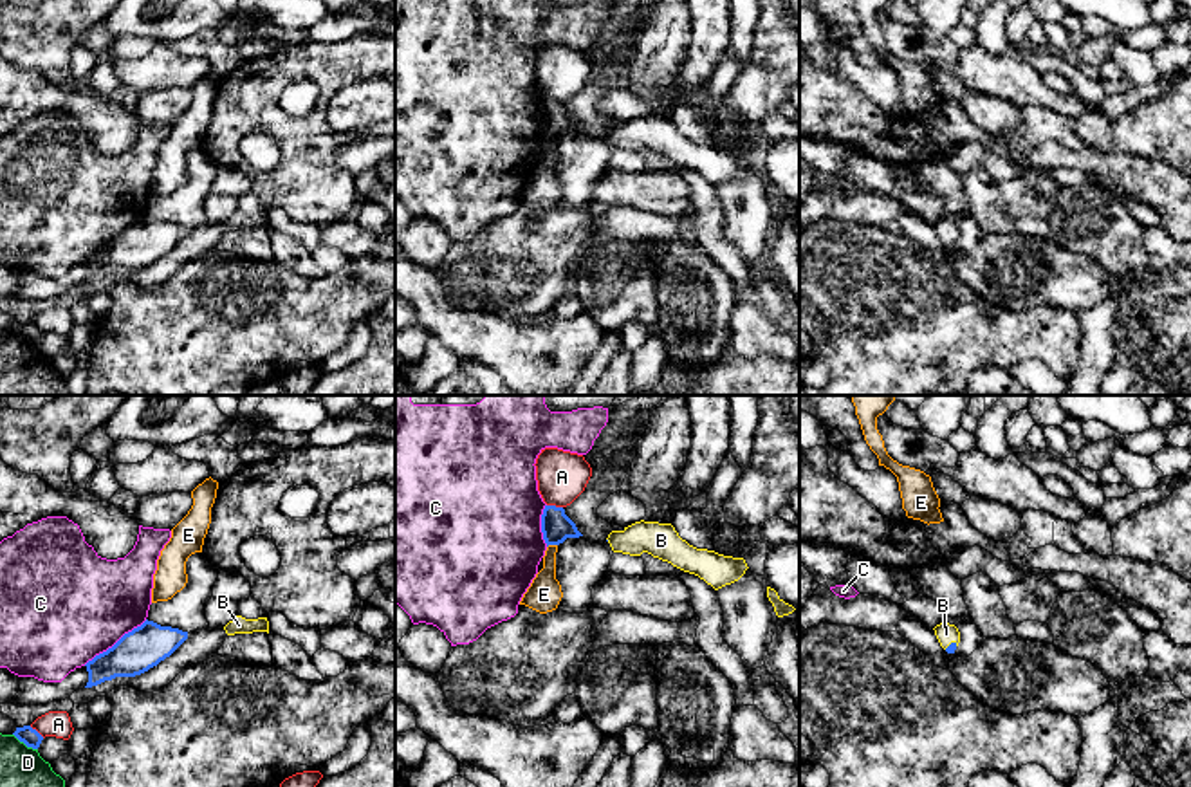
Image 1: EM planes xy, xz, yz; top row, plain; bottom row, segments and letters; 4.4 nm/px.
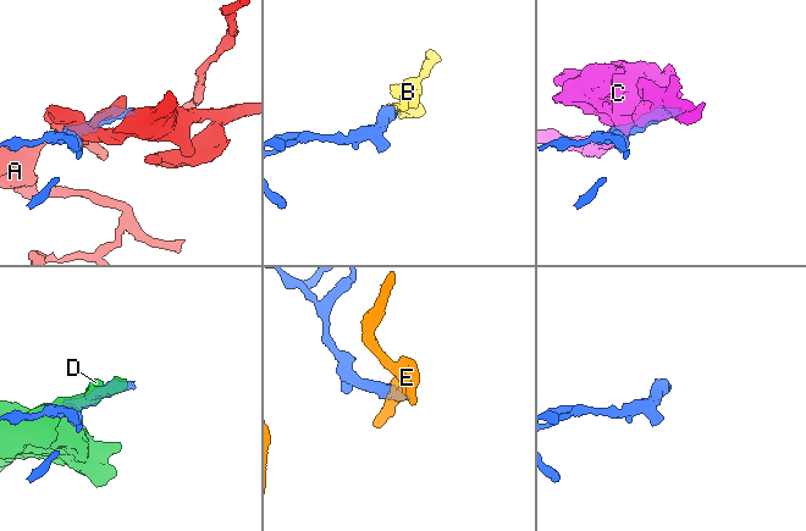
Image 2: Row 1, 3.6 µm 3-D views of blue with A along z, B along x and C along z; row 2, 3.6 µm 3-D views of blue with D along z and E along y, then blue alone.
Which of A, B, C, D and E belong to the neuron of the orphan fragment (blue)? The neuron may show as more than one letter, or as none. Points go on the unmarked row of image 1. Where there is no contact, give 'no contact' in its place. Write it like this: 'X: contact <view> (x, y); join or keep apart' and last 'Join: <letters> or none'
A: contact xz (554, 101); keep apart
B: contact yz (950, 240); join
C: contact xy (116, 239); keep apart
D: contact xy (26, 340); keep apart
E: contact xz (551, 139); keep apart
Join: B

